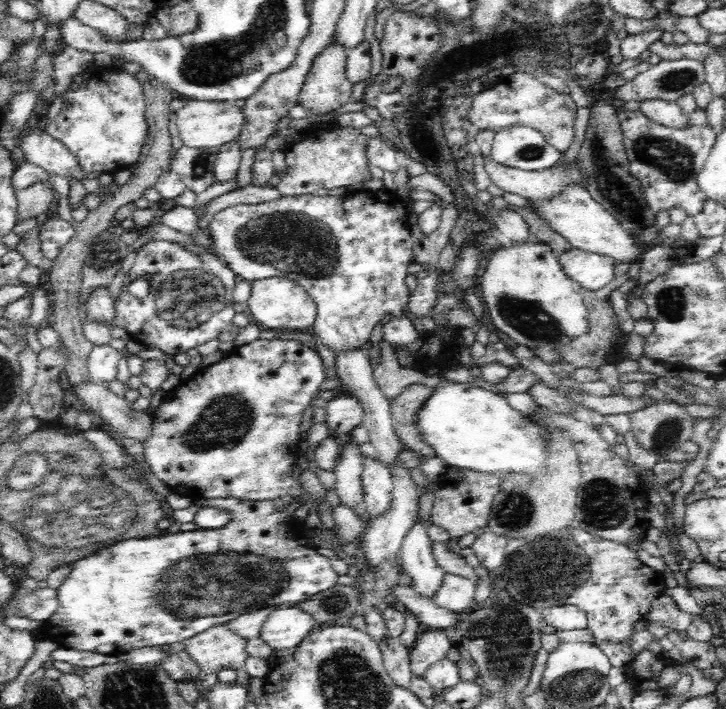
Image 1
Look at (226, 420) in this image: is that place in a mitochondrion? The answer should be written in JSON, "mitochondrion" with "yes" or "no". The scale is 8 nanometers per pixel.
{"mitochondrion":"yes"}

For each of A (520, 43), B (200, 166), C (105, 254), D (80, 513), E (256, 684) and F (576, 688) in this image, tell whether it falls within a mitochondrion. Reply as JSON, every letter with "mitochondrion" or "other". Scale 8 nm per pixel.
{"A":"mitochondrion","B":"mitochondrion","C":"mitochondrion","D":"mitochondrion","E":"other","F":"mitochondrion"}

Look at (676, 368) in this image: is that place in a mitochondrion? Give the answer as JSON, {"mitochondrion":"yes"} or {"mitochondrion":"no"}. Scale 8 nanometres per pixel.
{"mitochondrion":"no"}

